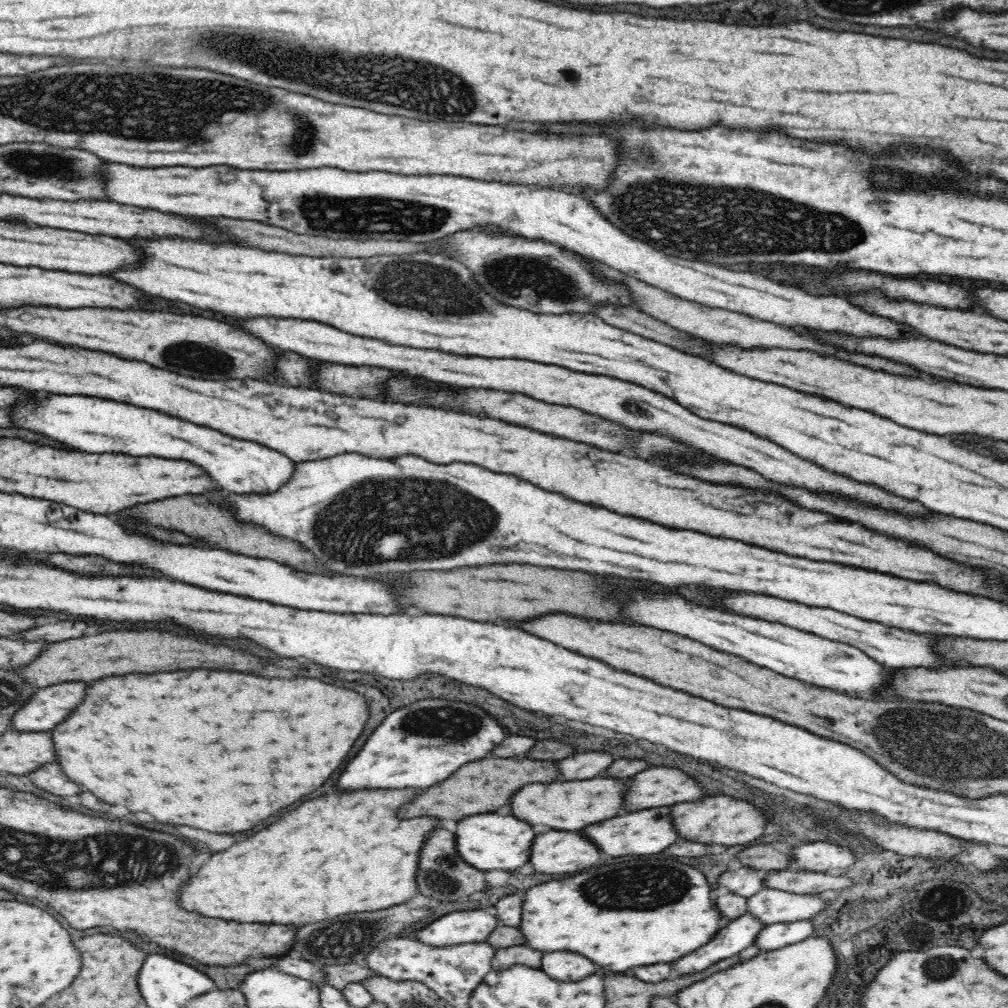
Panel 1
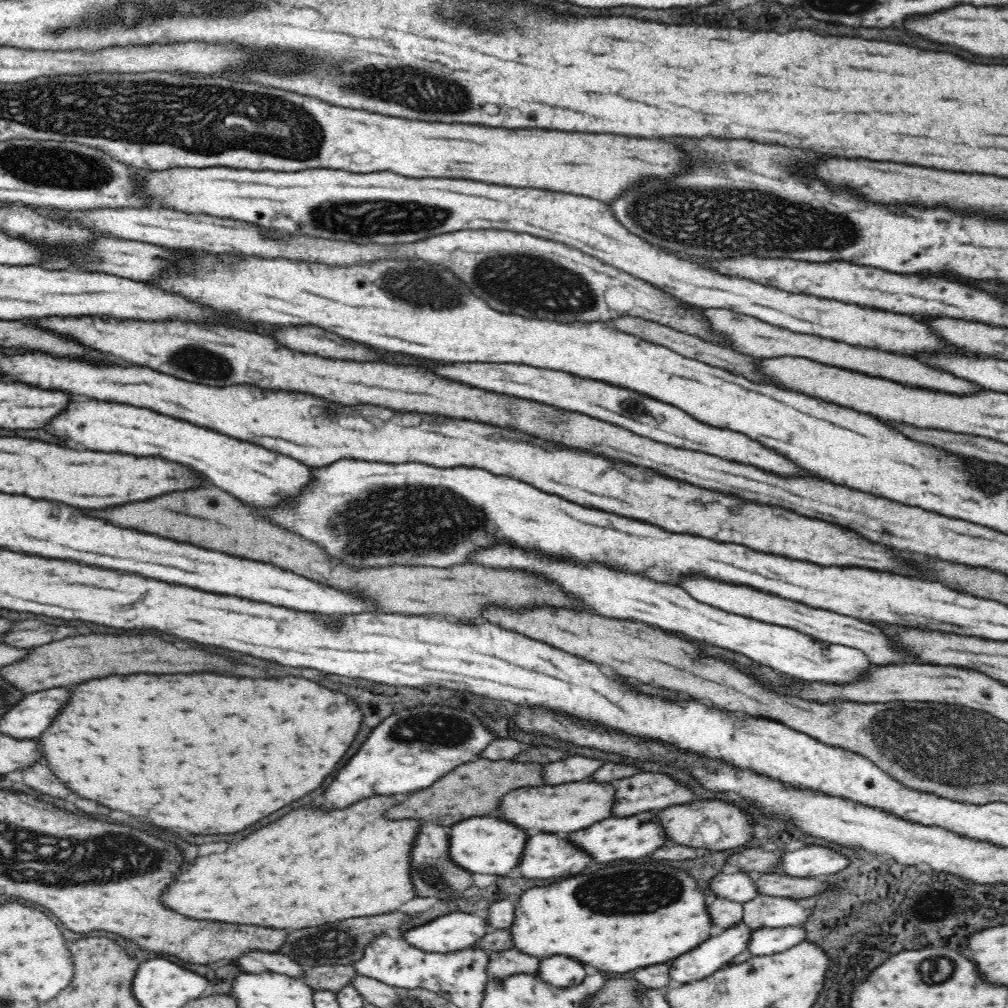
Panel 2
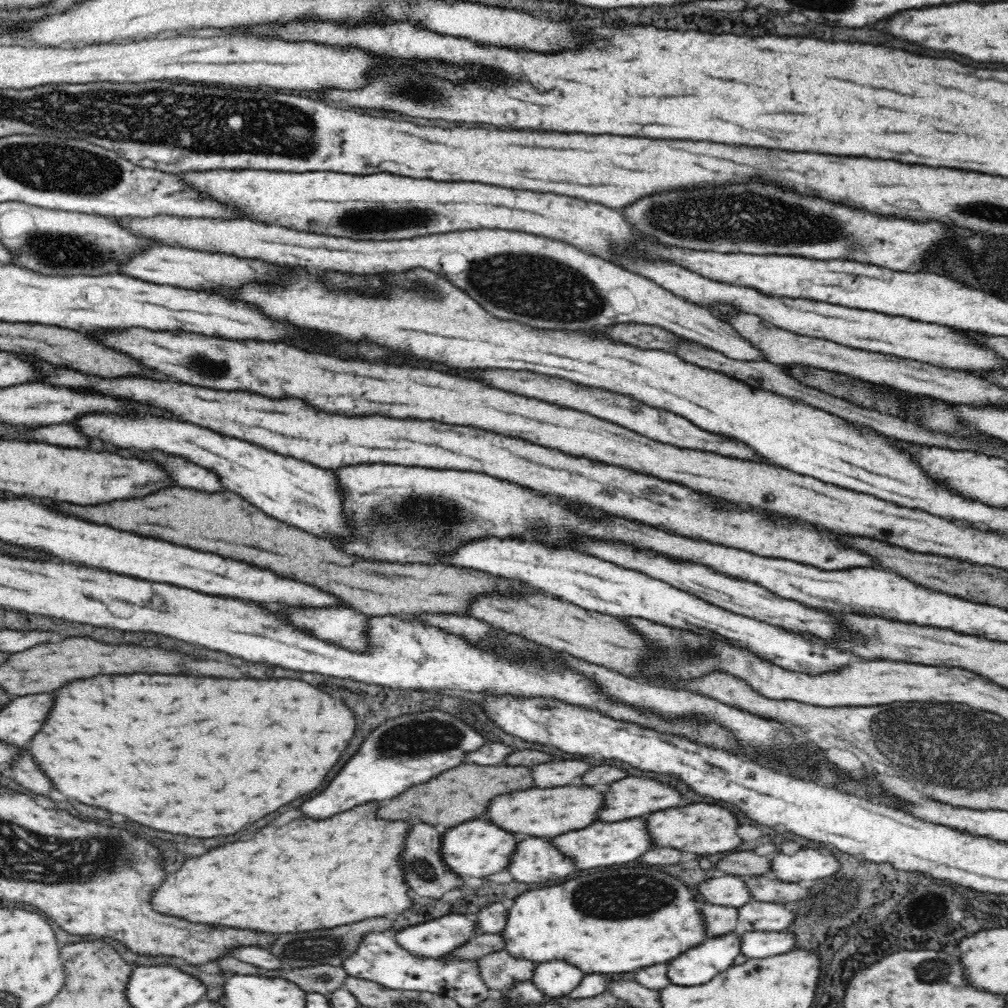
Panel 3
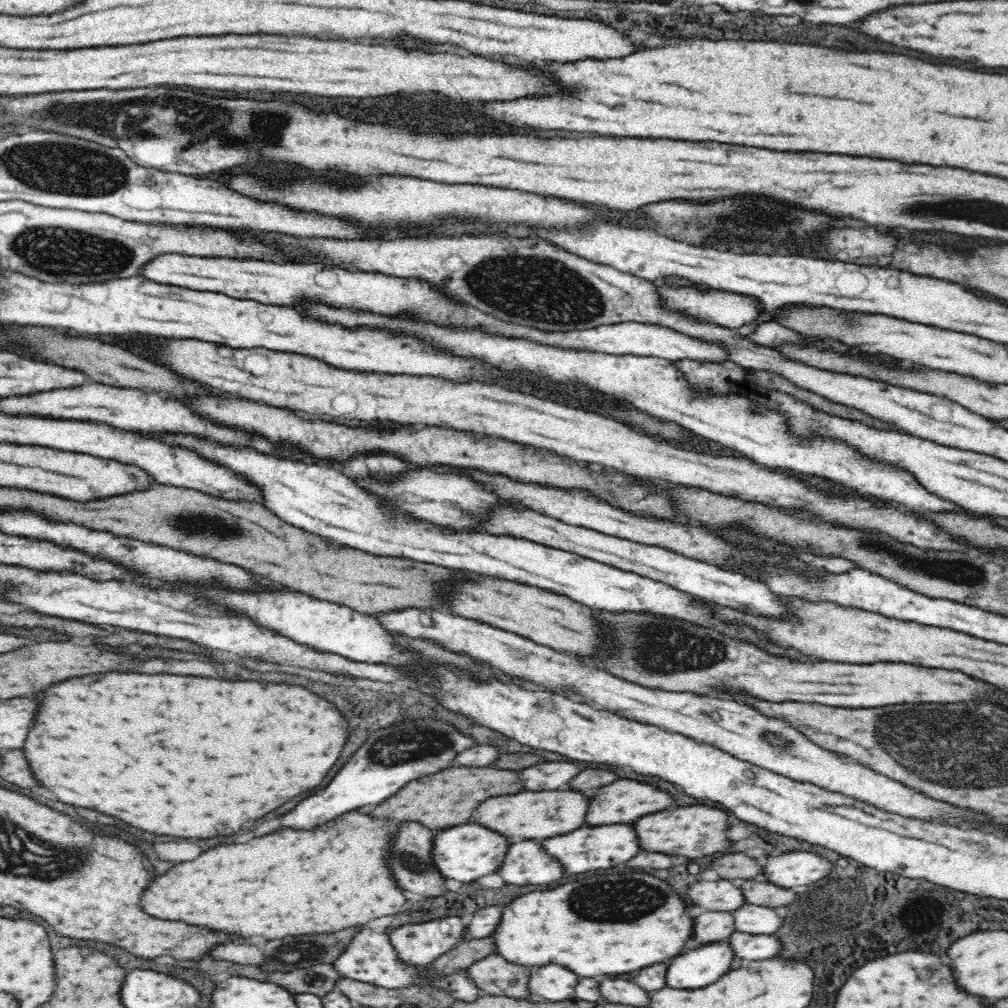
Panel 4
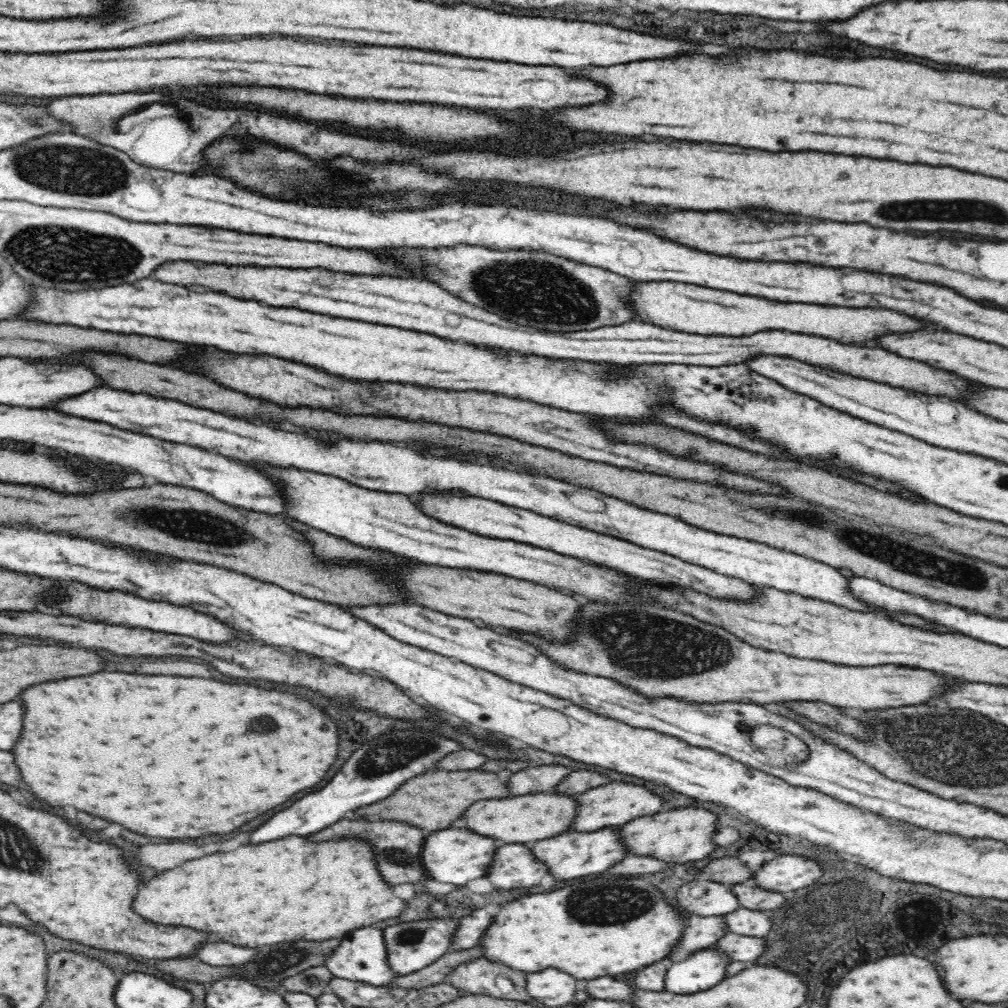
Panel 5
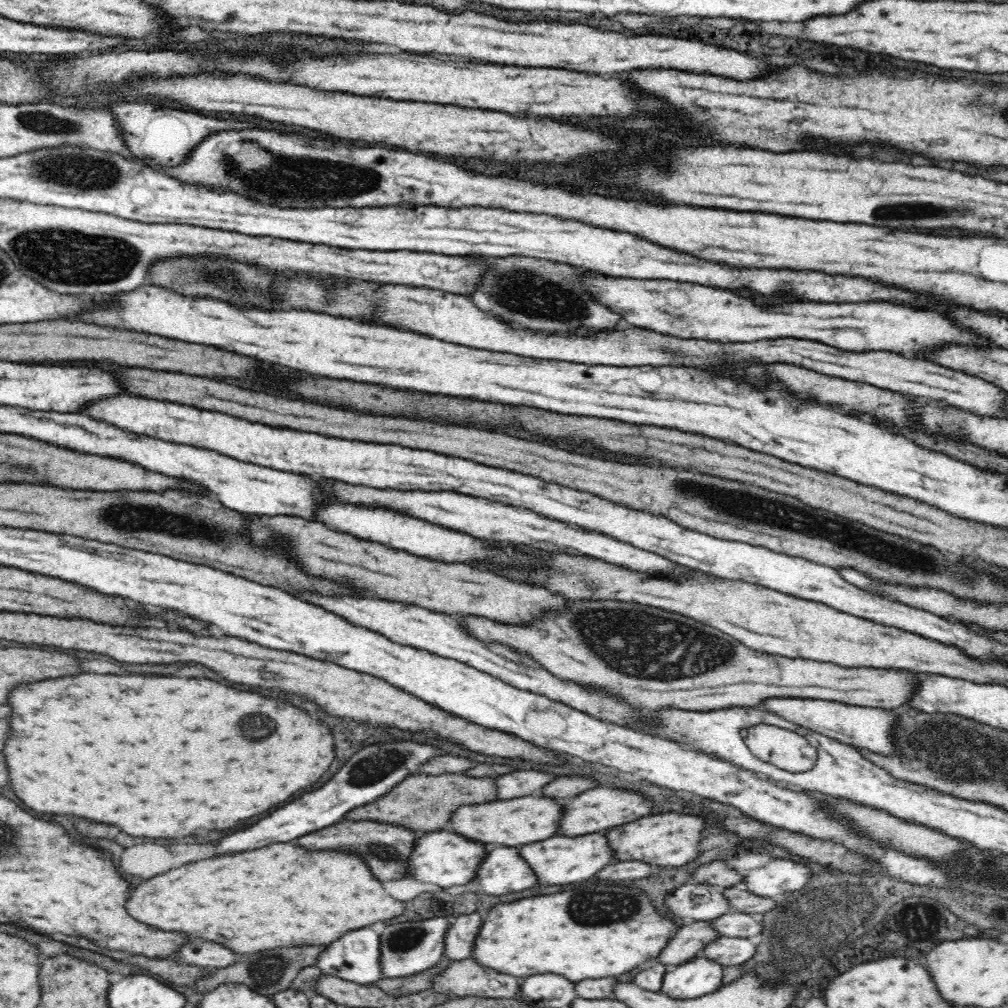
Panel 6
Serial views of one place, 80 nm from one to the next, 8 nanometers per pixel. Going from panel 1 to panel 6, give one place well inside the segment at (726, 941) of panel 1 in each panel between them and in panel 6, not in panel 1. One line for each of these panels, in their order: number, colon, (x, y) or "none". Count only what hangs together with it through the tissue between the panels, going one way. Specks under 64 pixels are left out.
2: (717, 952)
3: (699, 965)
4: (694, 969)
5: (702, 970)
6: (691, 979)

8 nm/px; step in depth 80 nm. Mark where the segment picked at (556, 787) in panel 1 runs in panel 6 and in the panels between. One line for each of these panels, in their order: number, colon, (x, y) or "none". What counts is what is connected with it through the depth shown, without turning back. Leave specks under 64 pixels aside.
2: (568, 807)
3: (552, 811)
4: (529, 815)
5: (521, 819)
6: (520, 821)

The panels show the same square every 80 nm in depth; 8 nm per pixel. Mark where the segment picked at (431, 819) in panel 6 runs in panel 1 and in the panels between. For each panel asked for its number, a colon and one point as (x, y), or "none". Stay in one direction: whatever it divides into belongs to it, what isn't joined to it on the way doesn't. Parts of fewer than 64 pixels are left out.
1: (483, 786)
2: (475, 788)
3: (446, 802)
4: (445, 799)
5: (433, 801)

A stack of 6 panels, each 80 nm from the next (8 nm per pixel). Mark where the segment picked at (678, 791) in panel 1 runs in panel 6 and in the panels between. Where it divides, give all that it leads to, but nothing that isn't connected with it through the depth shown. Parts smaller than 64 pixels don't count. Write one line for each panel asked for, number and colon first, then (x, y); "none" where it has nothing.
2: (642, 792)
3: (632, 797)
4: (622, 801)
5: (618, 803)
6: (600, 808)

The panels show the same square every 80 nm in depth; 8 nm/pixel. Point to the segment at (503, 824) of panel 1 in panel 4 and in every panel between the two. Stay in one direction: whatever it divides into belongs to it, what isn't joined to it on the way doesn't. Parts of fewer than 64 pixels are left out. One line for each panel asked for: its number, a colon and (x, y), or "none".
2: (482, 845)
3: (475, 848)
4: (468, 852)

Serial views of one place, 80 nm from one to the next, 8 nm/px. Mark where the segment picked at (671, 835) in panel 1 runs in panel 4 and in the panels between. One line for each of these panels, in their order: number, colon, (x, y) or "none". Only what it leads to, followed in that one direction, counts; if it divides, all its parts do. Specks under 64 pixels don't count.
2: (638, 836)
3: (601, 844)
4: (585, 849)

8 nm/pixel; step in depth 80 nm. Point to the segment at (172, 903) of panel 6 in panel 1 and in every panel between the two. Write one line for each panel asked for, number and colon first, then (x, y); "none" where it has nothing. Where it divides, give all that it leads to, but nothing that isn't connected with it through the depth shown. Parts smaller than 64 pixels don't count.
1: (342, 853)
2: (311, 867)
3: (326, 873)
4: (296, 882)
5: (290, 889)

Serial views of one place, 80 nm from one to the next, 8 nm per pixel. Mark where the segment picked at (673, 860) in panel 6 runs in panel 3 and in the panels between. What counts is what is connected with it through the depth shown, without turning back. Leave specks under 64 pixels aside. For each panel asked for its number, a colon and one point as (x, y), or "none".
3: (704, 829)
4: (692, 832)
5: (685, 835)

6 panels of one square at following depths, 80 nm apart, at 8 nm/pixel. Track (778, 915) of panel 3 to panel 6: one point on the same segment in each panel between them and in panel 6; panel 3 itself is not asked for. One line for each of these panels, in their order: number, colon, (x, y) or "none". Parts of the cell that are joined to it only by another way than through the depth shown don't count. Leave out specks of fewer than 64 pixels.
4: (749, 919)
5: (743, 922)
6: (736, 924)

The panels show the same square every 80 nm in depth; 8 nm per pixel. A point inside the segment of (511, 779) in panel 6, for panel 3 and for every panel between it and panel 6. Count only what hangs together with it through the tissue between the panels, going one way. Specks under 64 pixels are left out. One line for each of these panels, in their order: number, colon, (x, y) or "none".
3: (554, 774)
4: (551, 775)
5: (532, 780)

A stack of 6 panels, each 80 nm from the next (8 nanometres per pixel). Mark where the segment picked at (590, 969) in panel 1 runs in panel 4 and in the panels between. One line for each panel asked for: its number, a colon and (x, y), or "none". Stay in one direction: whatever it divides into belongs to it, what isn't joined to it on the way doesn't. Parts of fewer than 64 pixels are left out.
2: (560, 971)
3: (557, 979)
4: (552, 984)

